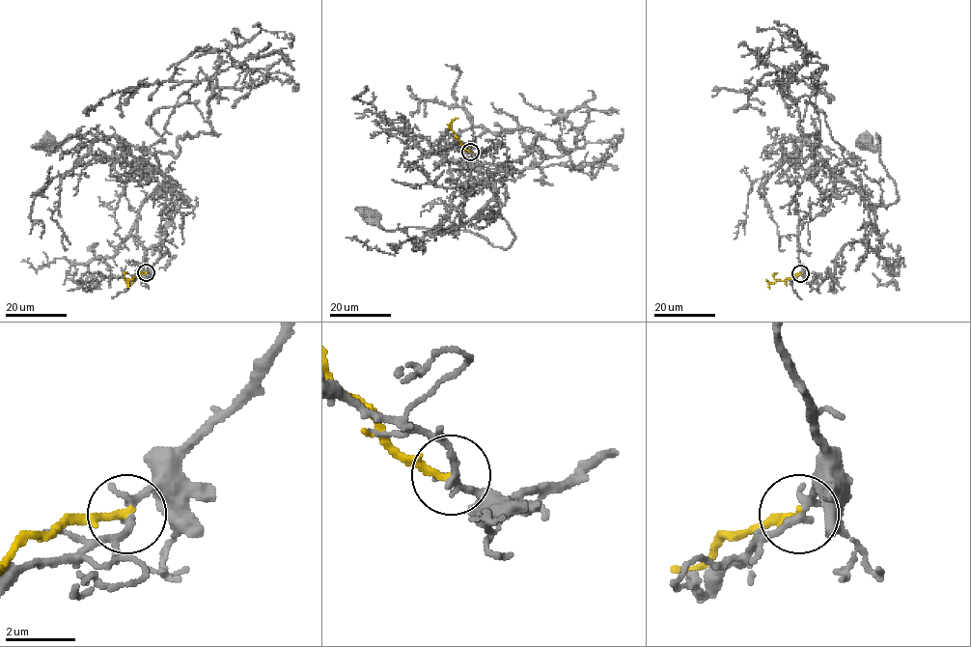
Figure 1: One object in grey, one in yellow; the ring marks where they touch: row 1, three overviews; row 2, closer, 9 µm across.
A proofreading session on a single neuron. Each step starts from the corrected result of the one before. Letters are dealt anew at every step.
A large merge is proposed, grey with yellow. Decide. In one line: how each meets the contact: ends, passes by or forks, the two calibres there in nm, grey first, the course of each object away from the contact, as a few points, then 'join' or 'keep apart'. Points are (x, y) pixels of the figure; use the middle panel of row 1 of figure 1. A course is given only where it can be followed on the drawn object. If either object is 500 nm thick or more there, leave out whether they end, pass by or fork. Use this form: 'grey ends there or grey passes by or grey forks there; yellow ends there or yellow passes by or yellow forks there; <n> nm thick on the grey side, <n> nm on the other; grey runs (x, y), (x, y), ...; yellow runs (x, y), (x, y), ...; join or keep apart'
grey passes by; yellow ends there; 220 nm thick on the grey side, 200 nm on the other; grey runs (471, 152), (490, 147), (468, 166), (499, 200), (513, 235), (509, 248), (461, 230), (385, 230), (370, 216); yellow runs (470, 152), (459, 143), (452, 129), (452, 122), (457, 118); keep apart

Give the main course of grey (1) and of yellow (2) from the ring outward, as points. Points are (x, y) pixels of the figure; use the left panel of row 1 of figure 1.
1: (147, 272), (165, 237), (166, 190), (144, 156), (175, 182), (190, 205), (152, 166), (92, 134), (45, 143)
2: (146, 272), (133, 278)

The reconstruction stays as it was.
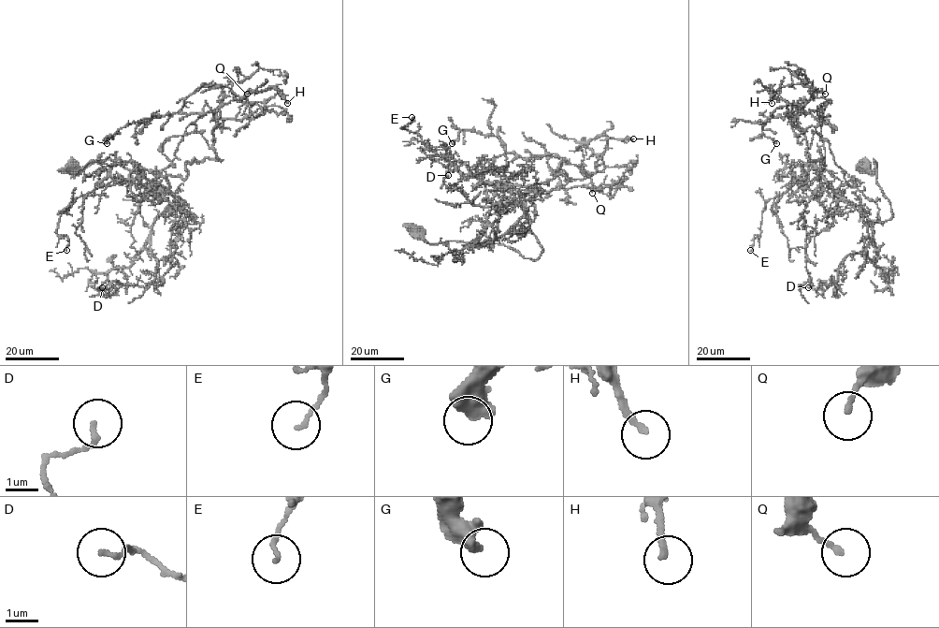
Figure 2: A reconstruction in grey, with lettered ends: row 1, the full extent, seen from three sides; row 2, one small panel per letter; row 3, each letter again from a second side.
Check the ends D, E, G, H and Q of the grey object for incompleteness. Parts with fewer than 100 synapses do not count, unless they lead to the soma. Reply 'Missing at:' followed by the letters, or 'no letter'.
Missing at: no letter

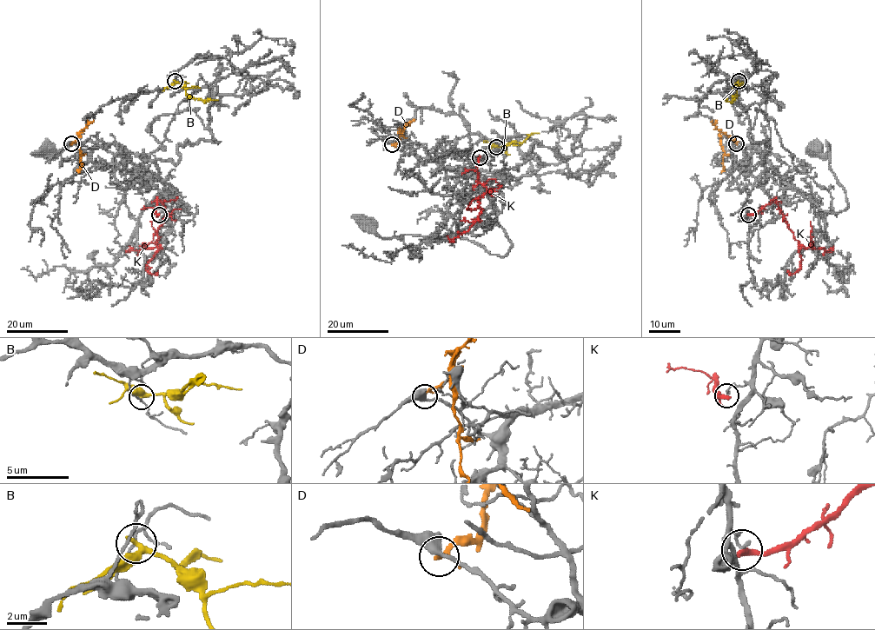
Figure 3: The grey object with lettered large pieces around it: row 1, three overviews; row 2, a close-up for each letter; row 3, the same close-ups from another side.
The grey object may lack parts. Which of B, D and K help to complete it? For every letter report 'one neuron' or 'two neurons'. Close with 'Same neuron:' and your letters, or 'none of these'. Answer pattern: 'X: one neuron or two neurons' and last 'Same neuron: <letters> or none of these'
B: two neurons
D: two neurons
K: two neurons
Same neuron: none of these

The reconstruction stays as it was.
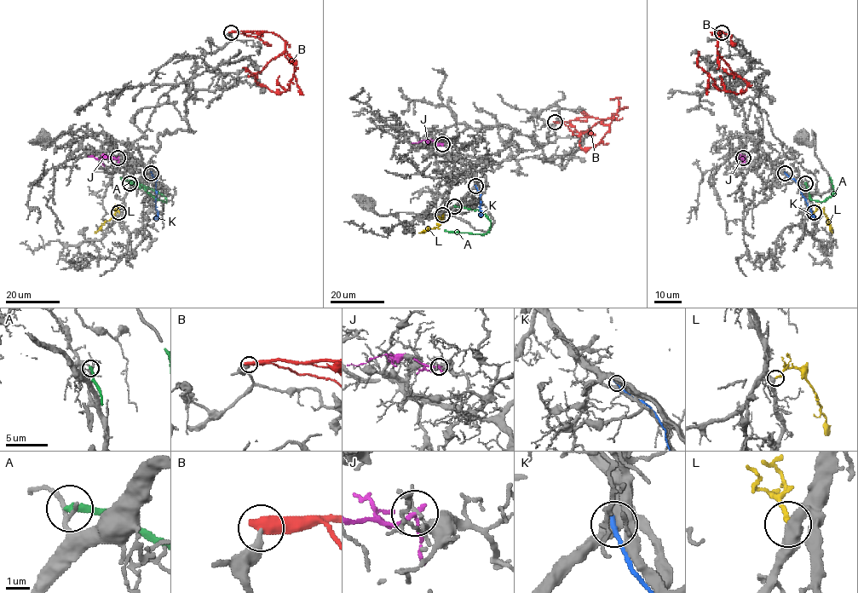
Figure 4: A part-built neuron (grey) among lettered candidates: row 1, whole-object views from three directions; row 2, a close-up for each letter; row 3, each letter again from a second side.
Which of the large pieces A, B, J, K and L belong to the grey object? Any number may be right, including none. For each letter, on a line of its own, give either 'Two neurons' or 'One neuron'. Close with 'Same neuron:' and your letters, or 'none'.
A: Two neurons
B: Two neurons
J: Two neurons
K: Two neurons
L: One neuron
Same neuron: L

